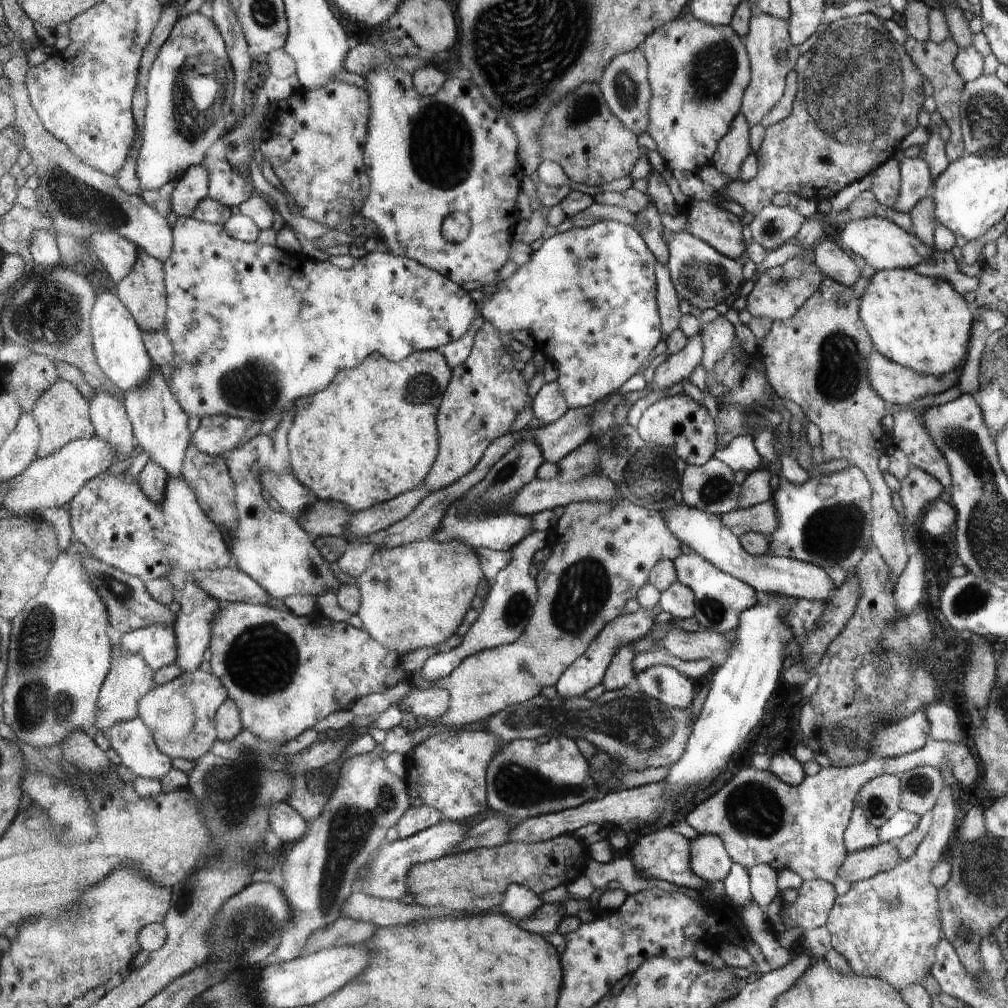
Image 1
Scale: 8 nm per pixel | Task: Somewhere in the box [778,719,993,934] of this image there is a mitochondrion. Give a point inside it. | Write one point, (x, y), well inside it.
(920, 784)

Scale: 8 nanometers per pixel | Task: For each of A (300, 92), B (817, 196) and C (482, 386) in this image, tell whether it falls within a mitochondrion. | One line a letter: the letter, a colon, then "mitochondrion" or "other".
A: other
B: other
C: other

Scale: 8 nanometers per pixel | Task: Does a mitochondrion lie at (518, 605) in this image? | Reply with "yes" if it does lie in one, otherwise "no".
yes

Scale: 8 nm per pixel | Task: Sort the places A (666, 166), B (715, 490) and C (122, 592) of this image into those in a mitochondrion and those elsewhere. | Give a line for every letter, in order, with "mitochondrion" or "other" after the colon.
A: other
B: mitochondrion
C: mitochondrion

